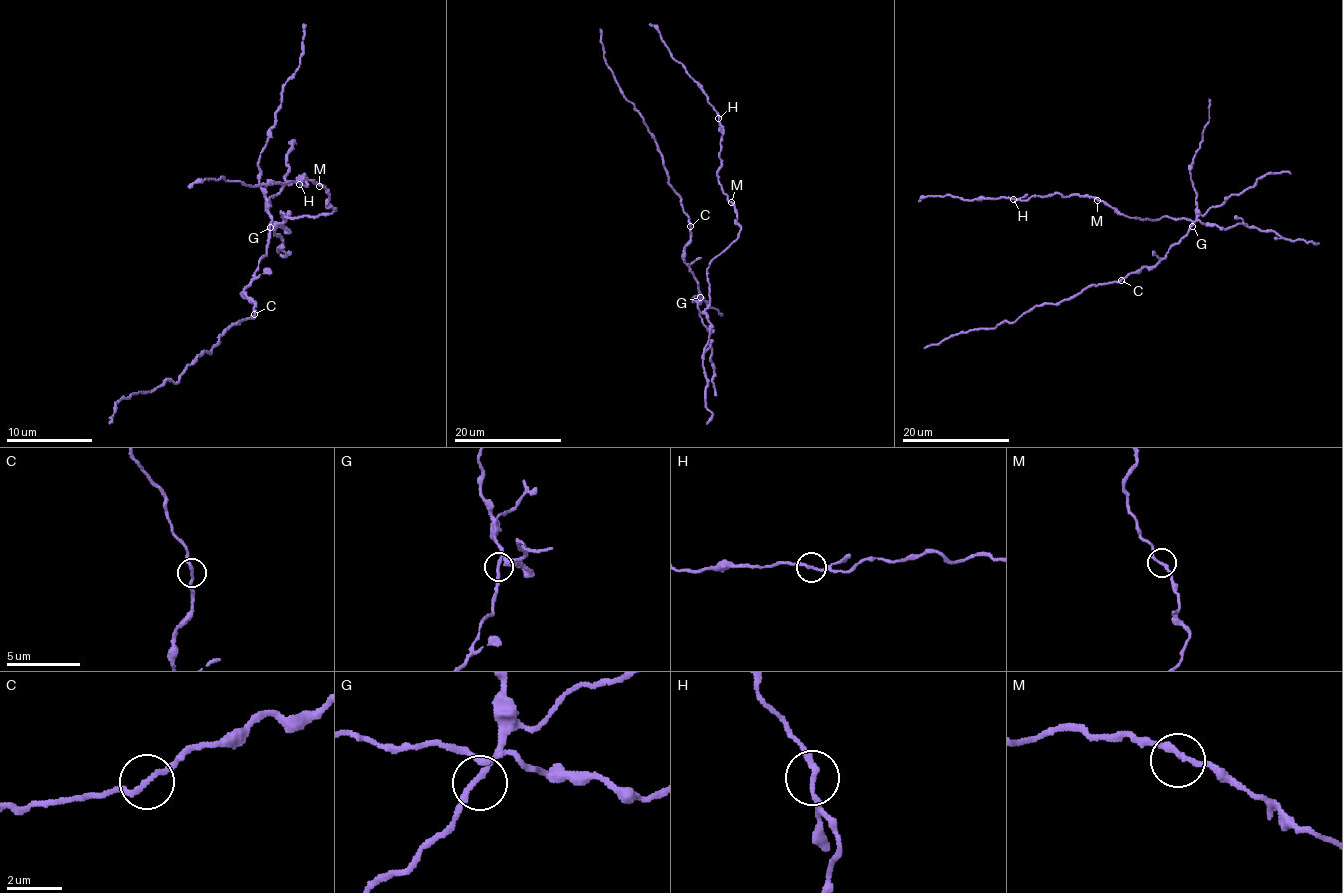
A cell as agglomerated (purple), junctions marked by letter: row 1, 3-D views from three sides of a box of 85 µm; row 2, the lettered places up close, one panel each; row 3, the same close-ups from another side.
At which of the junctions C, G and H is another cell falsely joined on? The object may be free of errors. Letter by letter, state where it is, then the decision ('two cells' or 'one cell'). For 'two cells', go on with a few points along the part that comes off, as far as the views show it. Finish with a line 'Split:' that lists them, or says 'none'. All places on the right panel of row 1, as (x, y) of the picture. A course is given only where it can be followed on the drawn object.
C: (1121, 280) | one cell
G: (1192, 226) | one cell
H: (1013, 199) | one cell
Split: none

